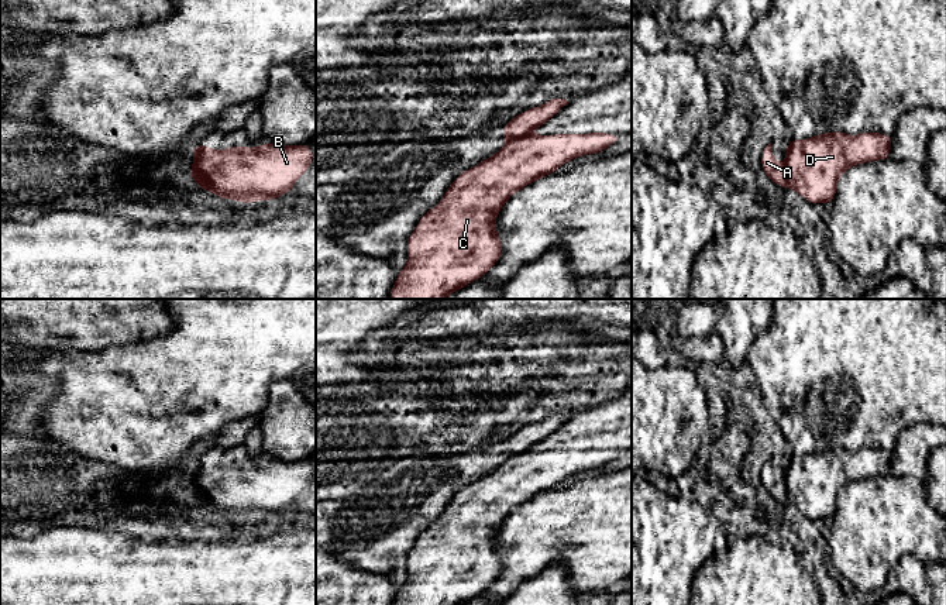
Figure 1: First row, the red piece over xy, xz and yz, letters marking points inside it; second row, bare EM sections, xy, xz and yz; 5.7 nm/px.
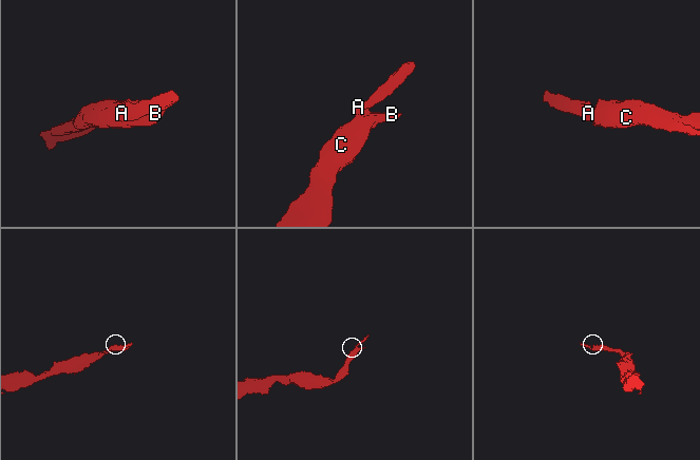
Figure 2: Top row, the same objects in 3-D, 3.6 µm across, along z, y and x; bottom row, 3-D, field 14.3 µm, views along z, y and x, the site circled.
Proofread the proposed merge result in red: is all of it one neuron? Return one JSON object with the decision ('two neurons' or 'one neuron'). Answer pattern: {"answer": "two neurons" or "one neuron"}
{"answer": "two neurons"}

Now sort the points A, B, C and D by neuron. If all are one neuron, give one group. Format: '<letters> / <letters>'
A / B C D

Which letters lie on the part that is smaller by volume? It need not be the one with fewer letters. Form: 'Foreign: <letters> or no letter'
Foreign: A

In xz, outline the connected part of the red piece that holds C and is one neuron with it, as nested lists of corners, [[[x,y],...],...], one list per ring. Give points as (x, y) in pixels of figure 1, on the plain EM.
[[[526,450],[512,454],[498,468],[458,491],[440,519],[422,532],[406,554],[407,580],[398,588],[392,605],[461,605],[482,594],[500,574],[502,558],[496,532],[513,509],[557,488],[565,478],[599,470],[616,460],[619,450]]]

